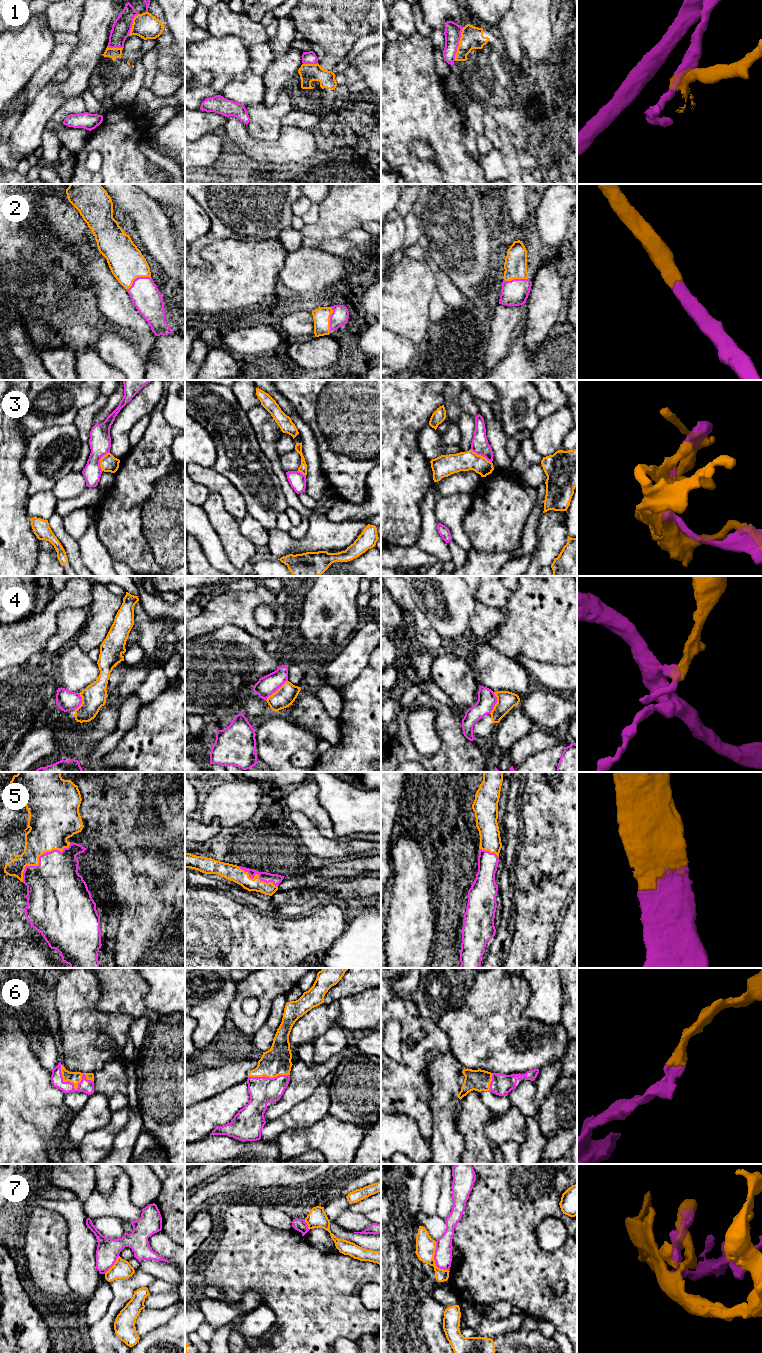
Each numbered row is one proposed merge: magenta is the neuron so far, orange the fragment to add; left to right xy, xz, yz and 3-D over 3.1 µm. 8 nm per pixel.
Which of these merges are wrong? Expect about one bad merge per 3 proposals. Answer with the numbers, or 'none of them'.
1, 3, 4, 7

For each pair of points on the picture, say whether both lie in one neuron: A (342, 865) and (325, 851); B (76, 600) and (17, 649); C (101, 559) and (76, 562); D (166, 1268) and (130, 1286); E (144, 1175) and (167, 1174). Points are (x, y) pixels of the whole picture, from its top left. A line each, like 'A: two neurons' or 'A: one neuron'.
A: two neurons
B: one neuron
C: two neurons
D: two neurons
E: two neurons

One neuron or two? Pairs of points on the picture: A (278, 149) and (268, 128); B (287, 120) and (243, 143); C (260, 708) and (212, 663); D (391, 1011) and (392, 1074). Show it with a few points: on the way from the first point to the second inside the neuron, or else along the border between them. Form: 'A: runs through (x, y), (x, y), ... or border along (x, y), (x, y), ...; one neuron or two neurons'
A: border along (282, 126), (273, 140), (251, 136); two neurons
B: border along (282, 125), (294, 125), (305, 129); two neurons
C: border along (250, 690), (237, 705); two neurons
D: runs through (413, 1021), (429, 1032), (429, 1045), (414, 1060); one neuron

